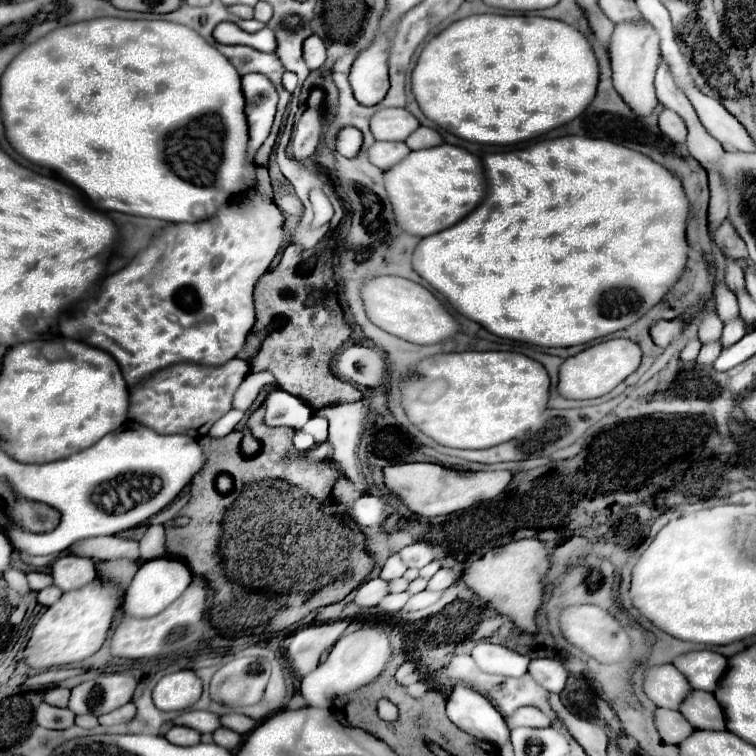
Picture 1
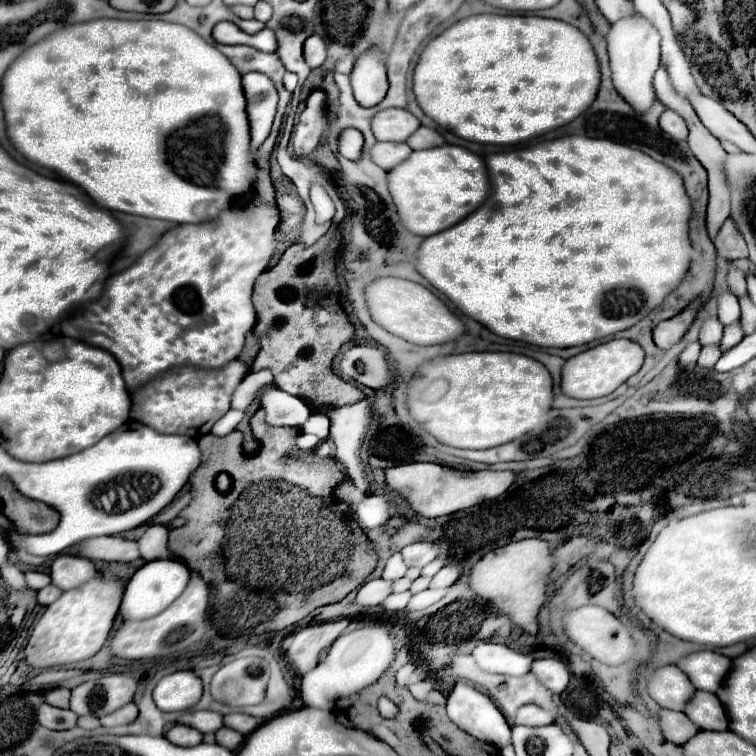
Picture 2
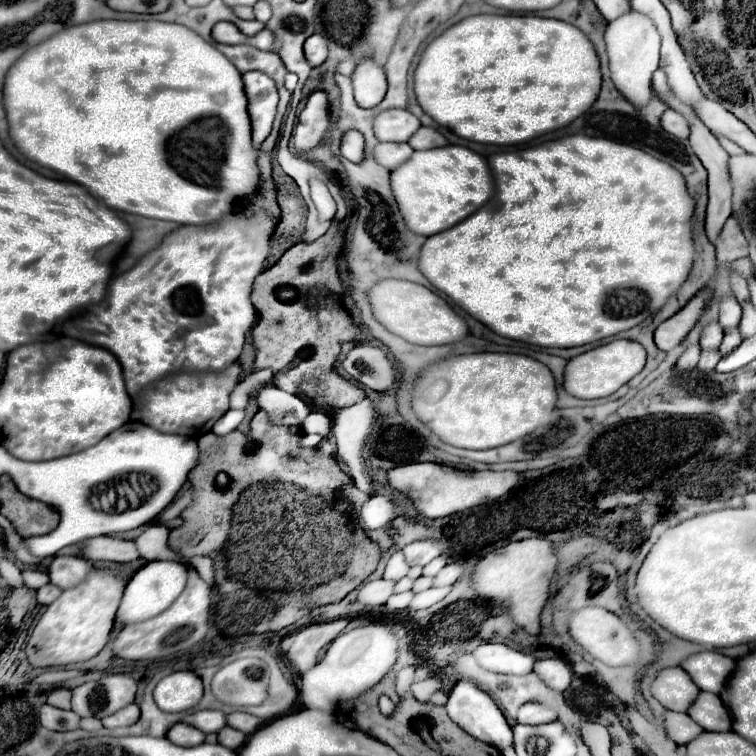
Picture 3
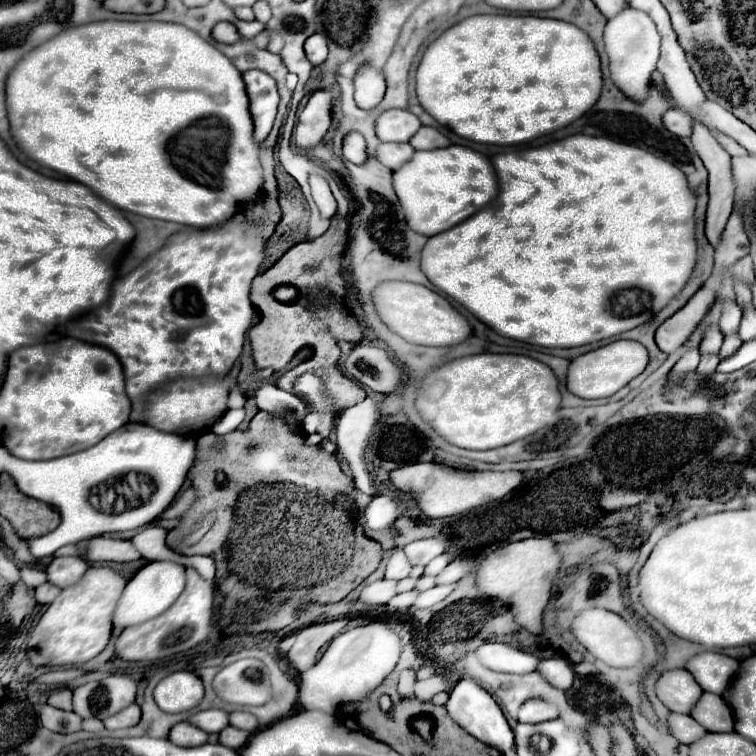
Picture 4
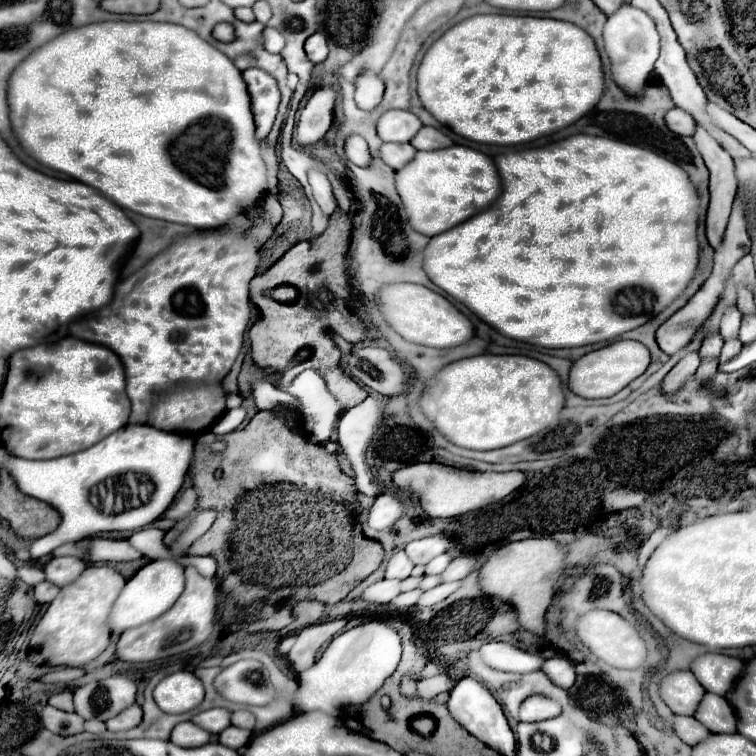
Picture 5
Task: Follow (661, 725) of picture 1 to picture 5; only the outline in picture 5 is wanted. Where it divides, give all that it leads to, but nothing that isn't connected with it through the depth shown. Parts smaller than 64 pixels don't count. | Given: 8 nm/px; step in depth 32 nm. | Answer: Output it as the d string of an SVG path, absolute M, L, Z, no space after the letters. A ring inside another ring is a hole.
M674 716L674 730L690 746L696 746L698 742L706 740L712 734L708 732L708 728L704 728L704 724L690 716Z

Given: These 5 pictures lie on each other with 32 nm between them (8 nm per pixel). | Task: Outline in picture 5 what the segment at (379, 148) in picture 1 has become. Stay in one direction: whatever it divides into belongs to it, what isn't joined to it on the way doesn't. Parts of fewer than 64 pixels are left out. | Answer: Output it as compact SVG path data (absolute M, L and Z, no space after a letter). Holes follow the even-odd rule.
M382 144L380 146L380 156L382 160L392 166L394 170L404 168L404 164L408 164L412 160L412 156L416 156L416 148L412 144Z

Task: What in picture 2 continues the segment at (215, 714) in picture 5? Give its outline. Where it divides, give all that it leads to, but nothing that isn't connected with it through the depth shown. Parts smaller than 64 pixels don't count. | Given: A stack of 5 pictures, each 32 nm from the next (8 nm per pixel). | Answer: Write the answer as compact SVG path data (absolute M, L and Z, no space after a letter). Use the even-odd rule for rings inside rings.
M200 710L200 712L186 712L186 714L182 714L178 718L178 722L196 728L202 734L208 734L208 732L216 732L216 730L220 730L224 726L224 716L220 712Z

